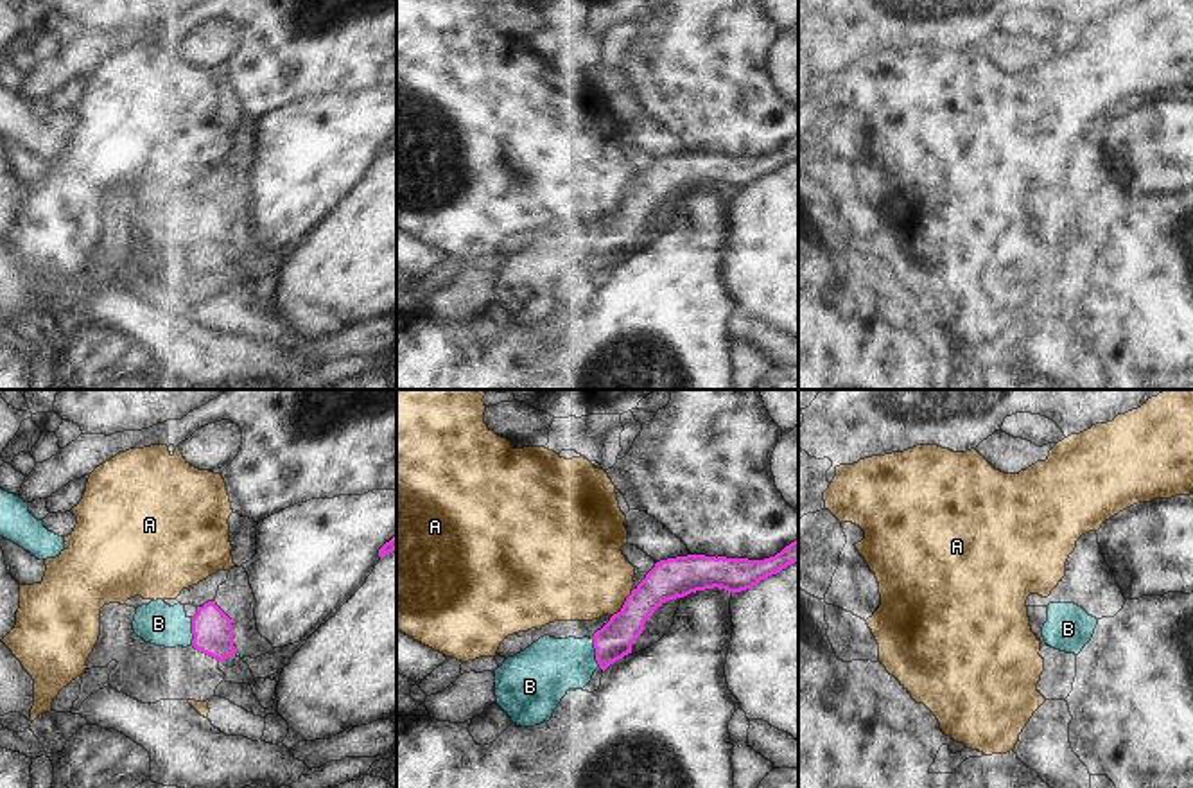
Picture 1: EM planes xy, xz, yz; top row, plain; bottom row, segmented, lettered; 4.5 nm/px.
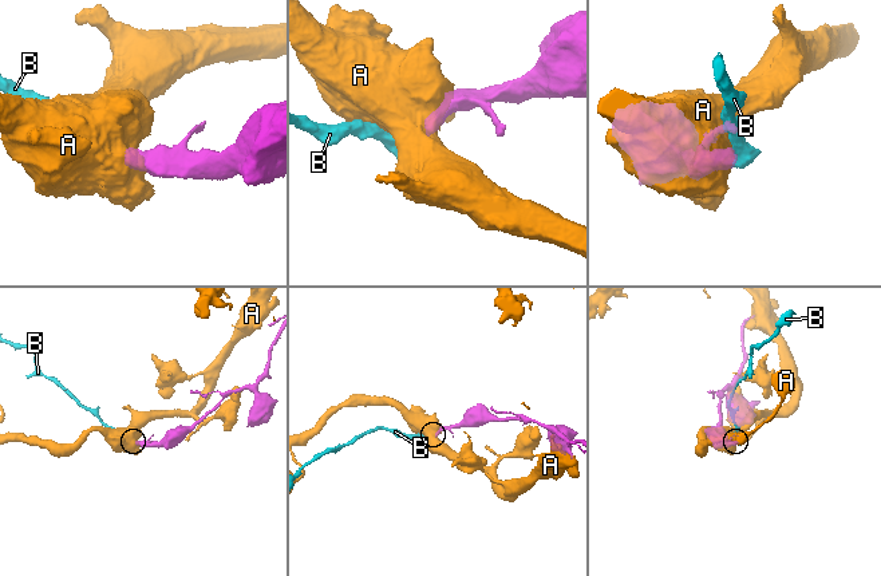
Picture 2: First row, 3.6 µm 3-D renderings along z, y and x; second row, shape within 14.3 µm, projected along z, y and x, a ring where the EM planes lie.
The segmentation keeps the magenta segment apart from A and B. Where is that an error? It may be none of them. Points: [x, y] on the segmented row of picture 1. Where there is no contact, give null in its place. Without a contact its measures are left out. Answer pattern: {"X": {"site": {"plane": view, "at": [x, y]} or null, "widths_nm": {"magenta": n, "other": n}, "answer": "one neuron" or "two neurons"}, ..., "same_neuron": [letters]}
{"A": {"site": {"plane": "xz", "at": [625, 604]}, "widths_nm": {"magenta": 180, "other": 440}, "answer": "two neurons"}, "B": {"site": {"plane": "xz", "at": [596, 652]}, "widths_nm": {"magenta": 160, "other": 260}, "answer": "one neuron"}, "same_neuron": ["B"]}

